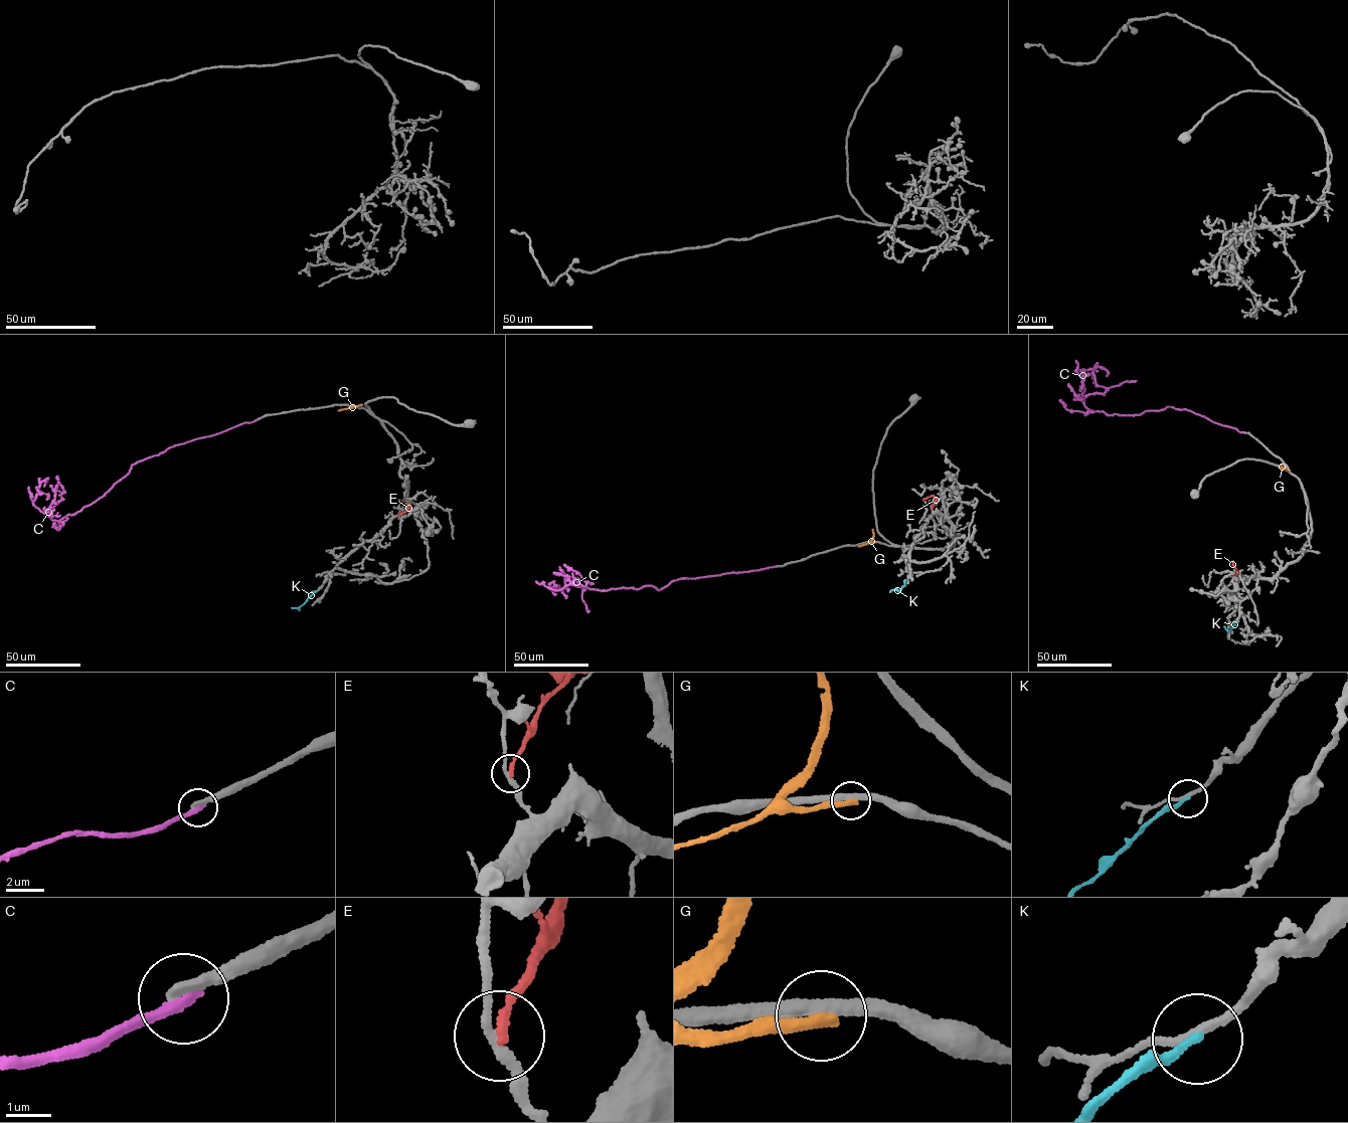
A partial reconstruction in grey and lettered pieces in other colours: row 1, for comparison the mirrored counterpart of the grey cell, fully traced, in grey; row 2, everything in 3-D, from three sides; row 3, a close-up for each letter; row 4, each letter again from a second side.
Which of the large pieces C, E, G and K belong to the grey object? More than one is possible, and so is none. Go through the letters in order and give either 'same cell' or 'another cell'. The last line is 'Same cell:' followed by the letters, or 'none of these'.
C: another cell
E: another cell
G: another cell
K: another cell
Same cell: none of these

